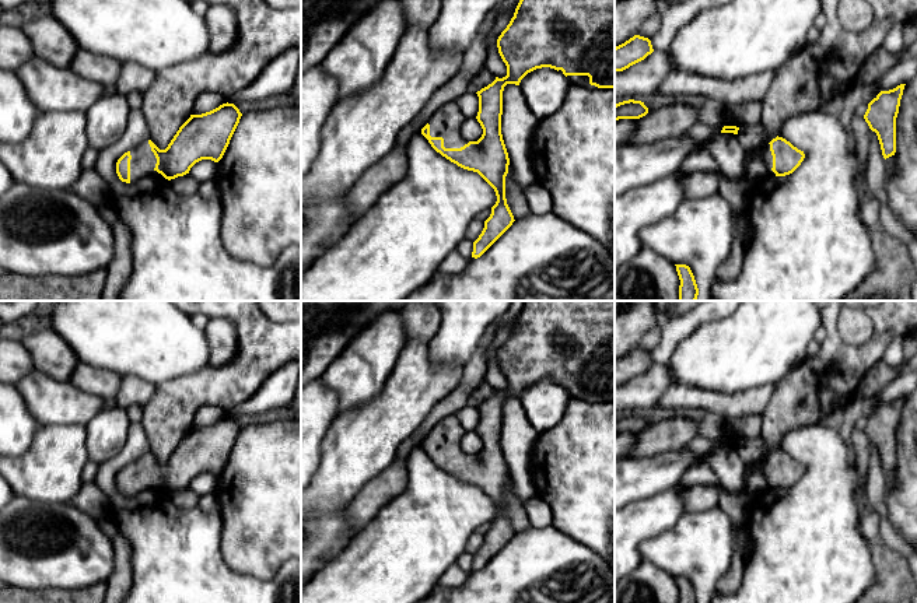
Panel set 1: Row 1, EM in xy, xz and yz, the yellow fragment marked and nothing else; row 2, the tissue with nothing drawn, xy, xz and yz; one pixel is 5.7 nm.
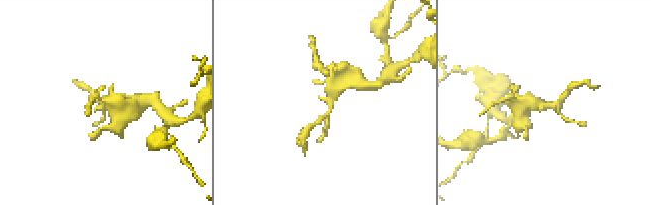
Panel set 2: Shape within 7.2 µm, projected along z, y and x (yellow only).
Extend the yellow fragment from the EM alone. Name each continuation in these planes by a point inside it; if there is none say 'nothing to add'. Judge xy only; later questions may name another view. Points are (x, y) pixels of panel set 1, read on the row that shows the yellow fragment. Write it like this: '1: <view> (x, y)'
1: xy (143, 161)

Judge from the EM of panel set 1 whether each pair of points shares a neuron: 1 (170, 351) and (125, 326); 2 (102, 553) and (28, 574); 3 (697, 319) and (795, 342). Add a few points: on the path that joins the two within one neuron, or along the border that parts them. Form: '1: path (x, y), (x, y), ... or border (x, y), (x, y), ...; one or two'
1: path (158, 342), (136, 330); one
2: path (84, 561), (46, 561); one
3: border (730, 315), (700, 325), (682, 340); two

